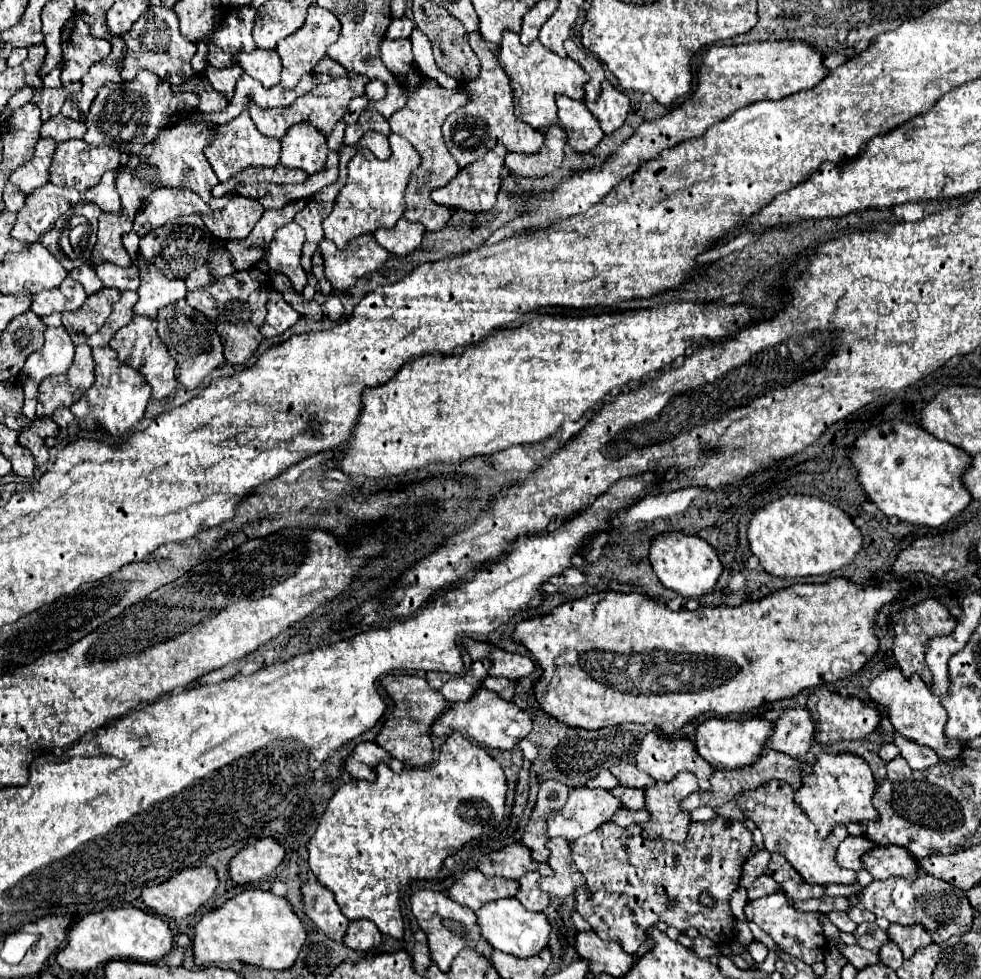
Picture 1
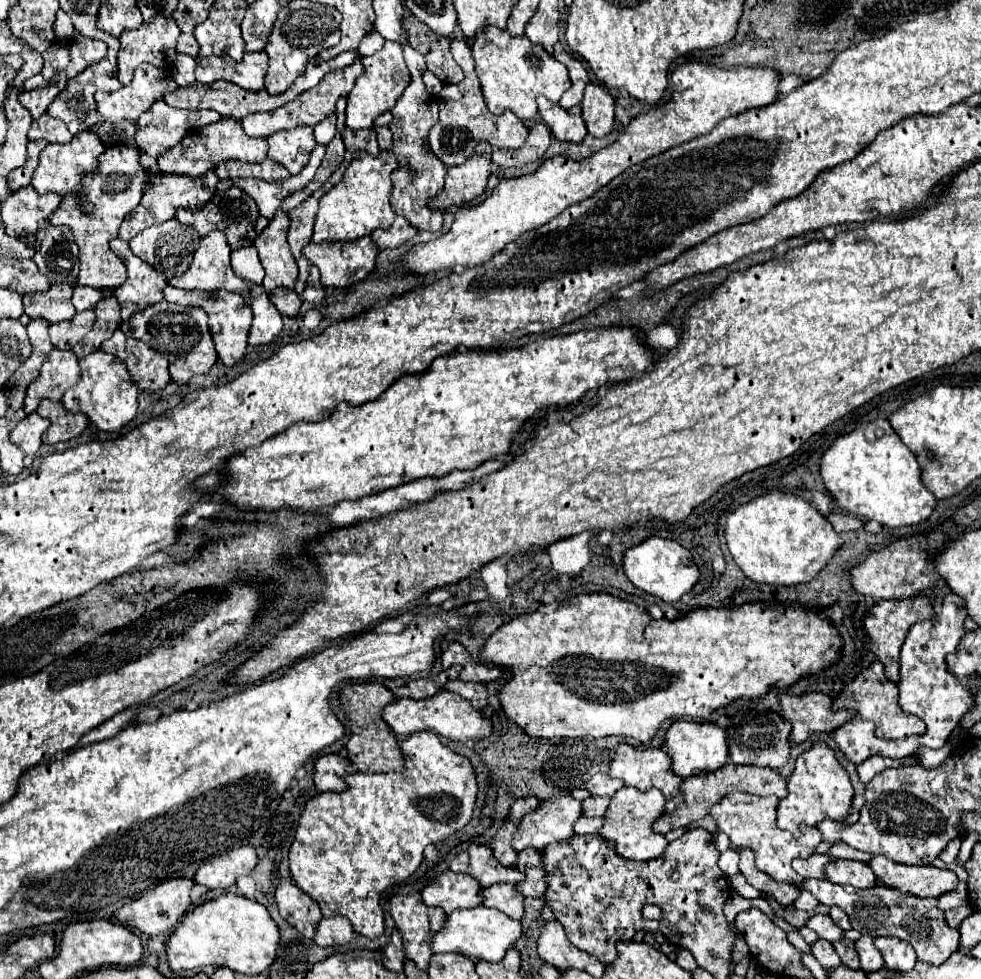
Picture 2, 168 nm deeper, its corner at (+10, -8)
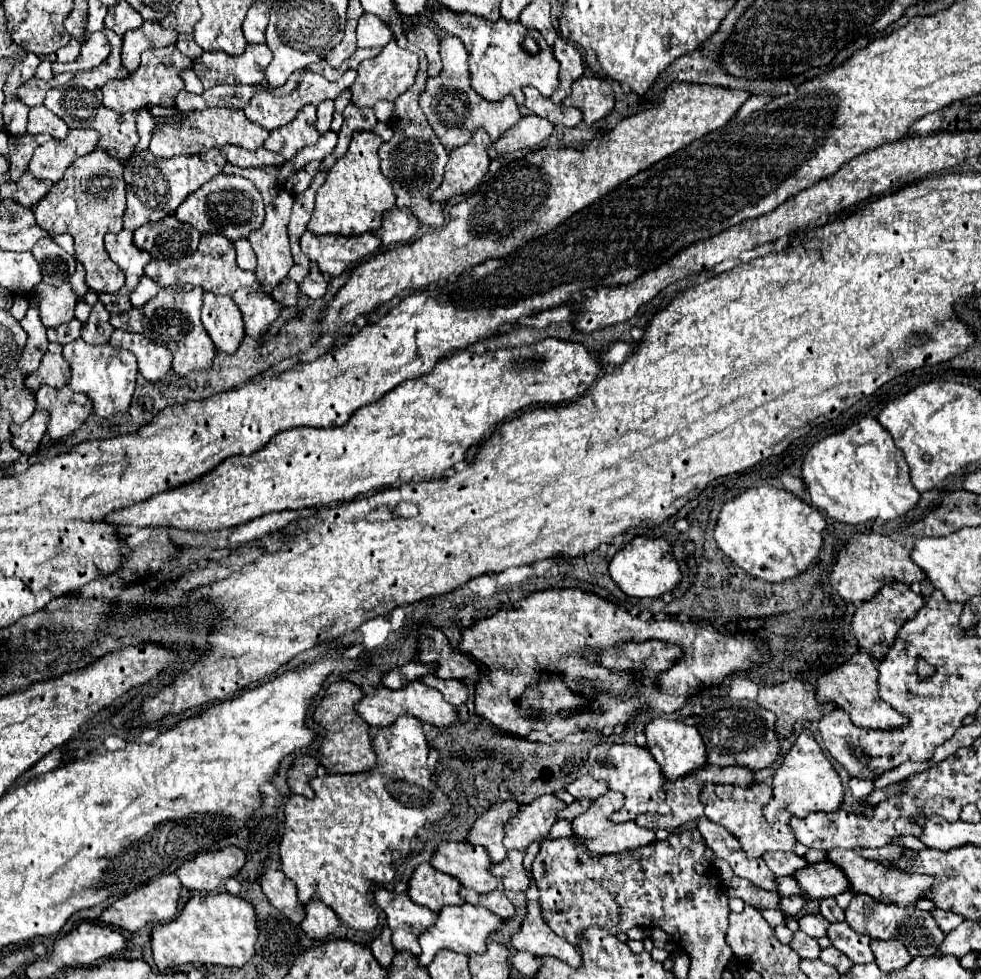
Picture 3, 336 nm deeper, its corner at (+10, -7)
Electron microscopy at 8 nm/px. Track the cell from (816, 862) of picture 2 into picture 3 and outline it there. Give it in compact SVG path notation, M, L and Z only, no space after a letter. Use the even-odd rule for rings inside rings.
M766 853L766 857L762 859L776 873L776 877L794 875L796 871L802 871L810 865L804 857L798 857L796 853Z

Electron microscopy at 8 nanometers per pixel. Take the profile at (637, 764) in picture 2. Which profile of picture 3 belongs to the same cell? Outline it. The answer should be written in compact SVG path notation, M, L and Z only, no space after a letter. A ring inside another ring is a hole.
M602 743L590 749L590 775L594 779L602 779L610 785L614 791L622 791L626 801L624 807L614 813L614 821L626 823L634 821L638 815L650 813L650 815L666 815L670 813L670 807L666 805L666 793L664 793L664 783L666 777L656 763L656 759L646 751L646 747L638 745L626 745L626 743Z

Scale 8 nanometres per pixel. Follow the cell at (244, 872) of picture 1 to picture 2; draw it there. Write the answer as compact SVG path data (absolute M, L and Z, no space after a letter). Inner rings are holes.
M240 846L234 848L222 856L216 856L208 862L204 862L192 880L196 884L206 886L208 890L226 890L230 888L240 876L246 876L256 866L256 850L252 846Z

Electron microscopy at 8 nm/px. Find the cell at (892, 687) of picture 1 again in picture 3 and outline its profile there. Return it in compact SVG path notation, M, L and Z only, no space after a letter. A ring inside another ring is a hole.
M856 653L848 663L840 665L838 669L822 675L818 679L818 701L826 703L832 701L840 709L844 709L856 727L874 729L874 731L890 731L904 727L908 719L900 715L894 707L890 707L878 693L878 669L870 655Z

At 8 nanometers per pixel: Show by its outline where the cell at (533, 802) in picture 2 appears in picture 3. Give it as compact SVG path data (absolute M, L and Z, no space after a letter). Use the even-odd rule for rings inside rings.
M500 801L494 803L472 827L468 841L474 845L486 847L488 855L492 857L492 863L500 863L506 857L506 847L502 843L504 839L504 825L510 821L520 809L520 803L516 801Z

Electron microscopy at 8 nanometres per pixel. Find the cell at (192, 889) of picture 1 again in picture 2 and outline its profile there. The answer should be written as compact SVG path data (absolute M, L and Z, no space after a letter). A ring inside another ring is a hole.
M172 878L166 880L162 884L158 884L154 890L142 894L140 898L132 900L130 904L124 904L122 908L118 908L114 912L114 918L124 924L124 926L134 926L138 932L154 936L154 934L162 934L162 932L172 932L176 928L176 924L182 920L182 916L188 912L190 908L190 890L192 890L194 882L190 878Z

